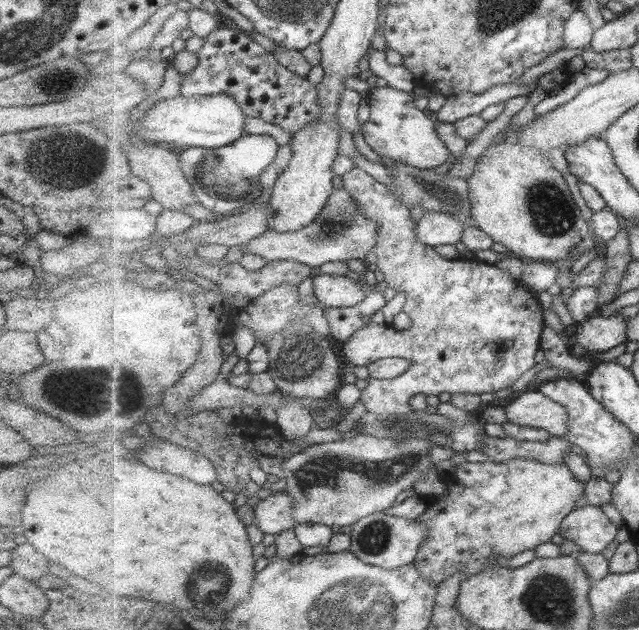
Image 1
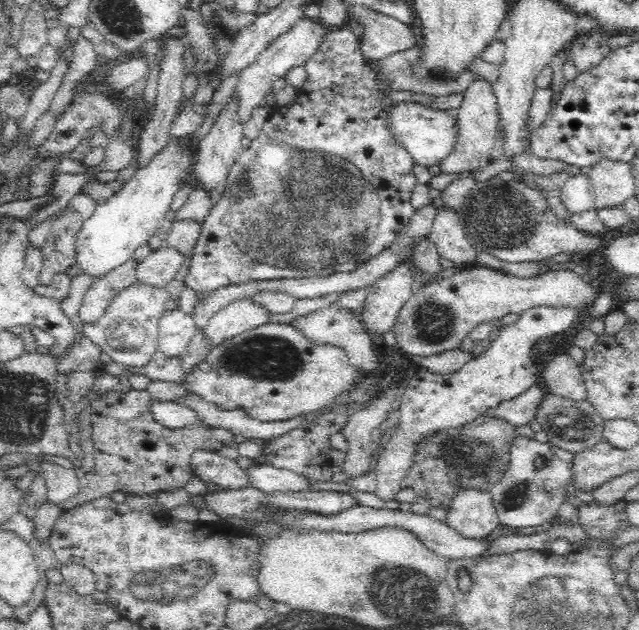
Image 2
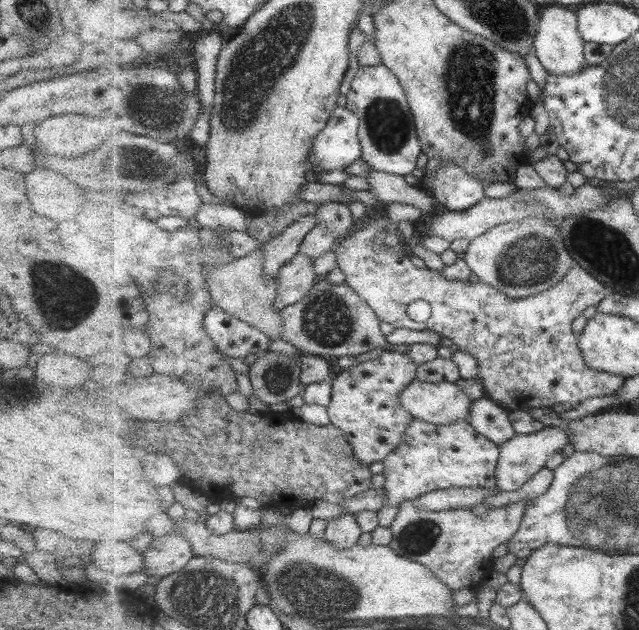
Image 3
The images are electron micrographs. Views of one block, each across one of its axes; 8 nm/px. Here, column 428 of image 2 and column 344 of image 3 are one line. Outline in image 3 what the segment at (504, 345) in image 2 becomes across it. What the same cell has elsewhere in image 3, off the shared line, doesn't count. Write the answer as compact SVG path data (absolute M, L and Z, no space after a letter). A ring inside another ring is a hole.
M386 350L379 358L359 363L332 377L332 401L328 414L349 438L364 463L383 462L396 451L414 416L401 404L401 393L418 379L418 365L408 353Z

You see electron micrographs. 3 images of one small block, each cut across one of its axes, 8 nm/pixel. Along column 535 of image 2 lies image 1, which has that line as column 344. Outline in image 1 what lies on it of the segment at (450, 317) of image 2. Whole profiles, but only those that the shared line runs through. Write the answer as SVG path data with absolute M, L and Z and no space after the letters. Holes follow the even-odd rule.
M316 273L314 276L315 296L323 307L349 308L363 302L369 289L347 276L329 276Z

